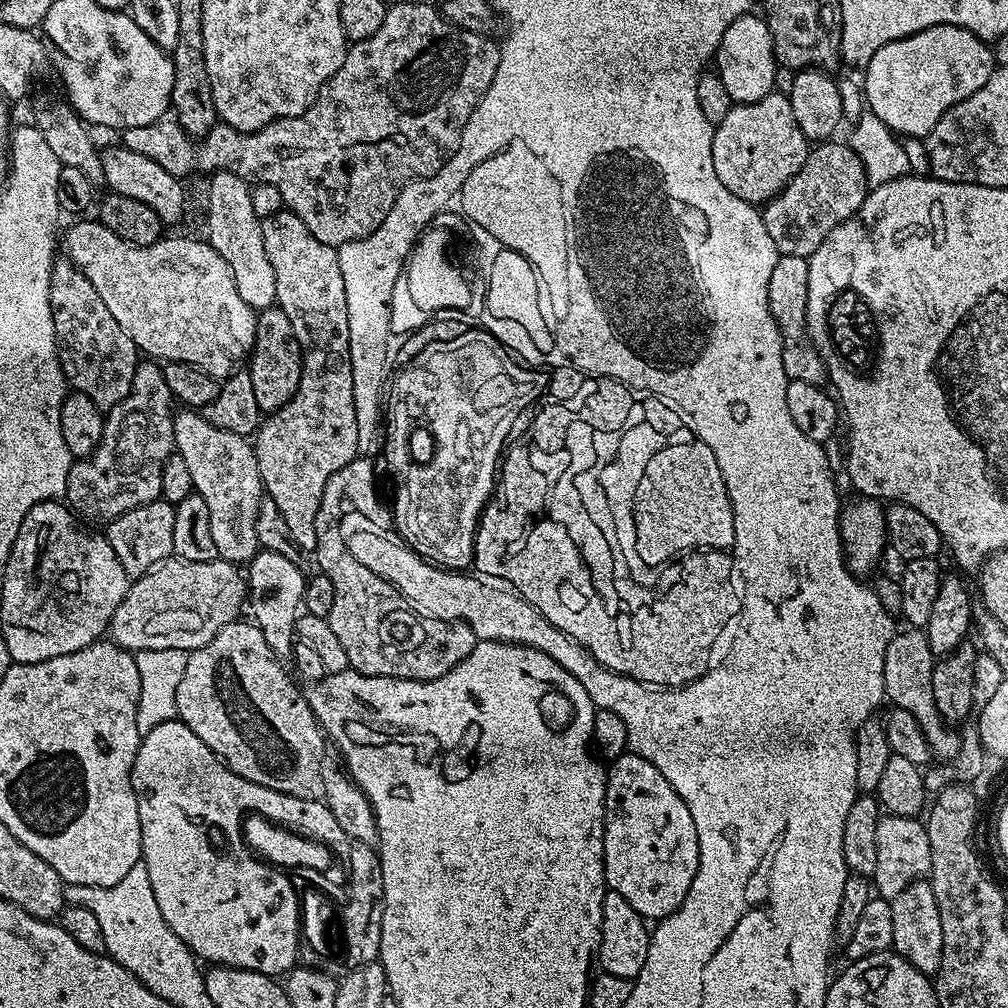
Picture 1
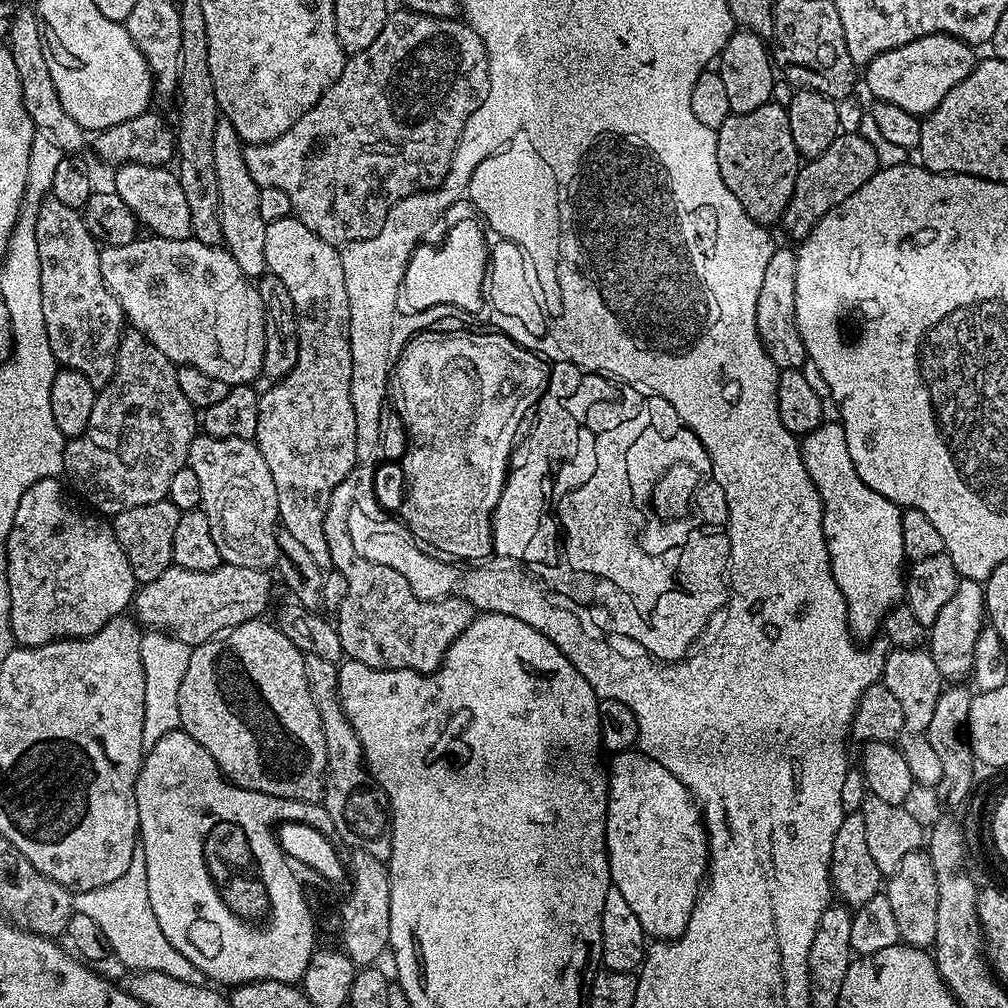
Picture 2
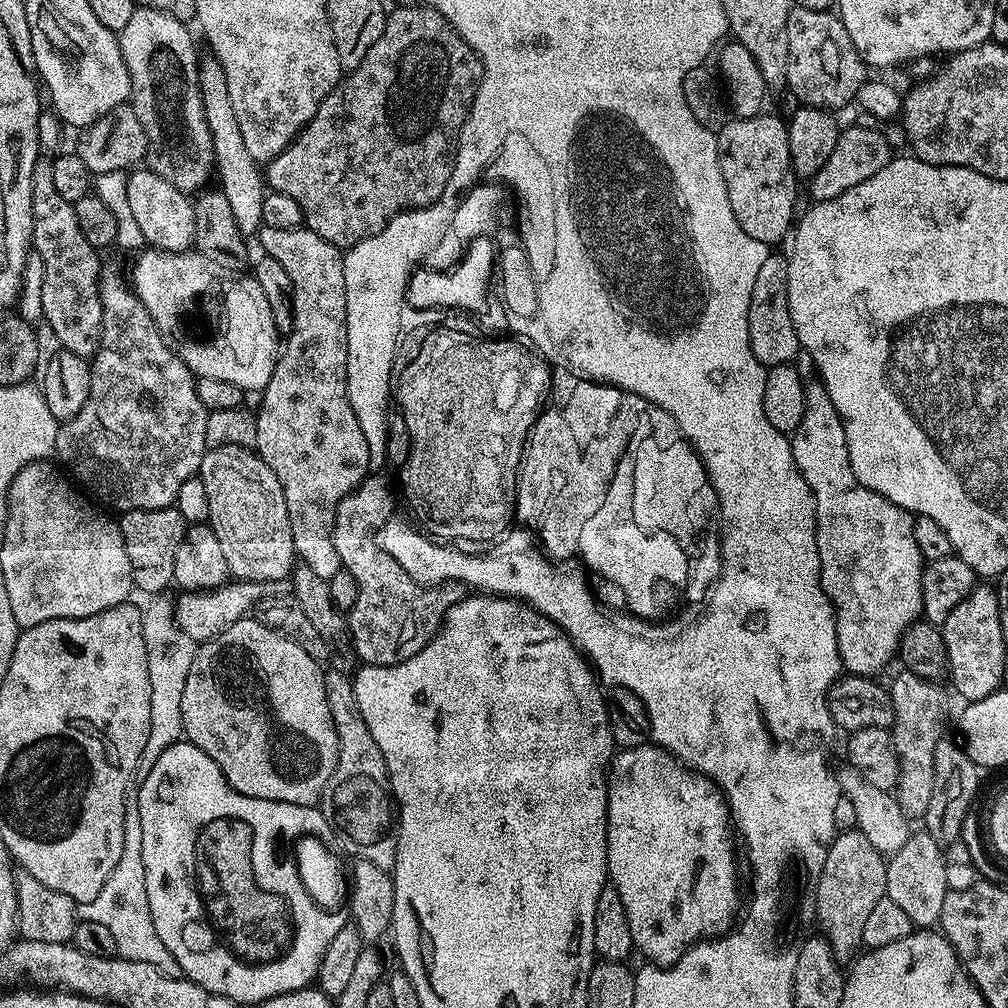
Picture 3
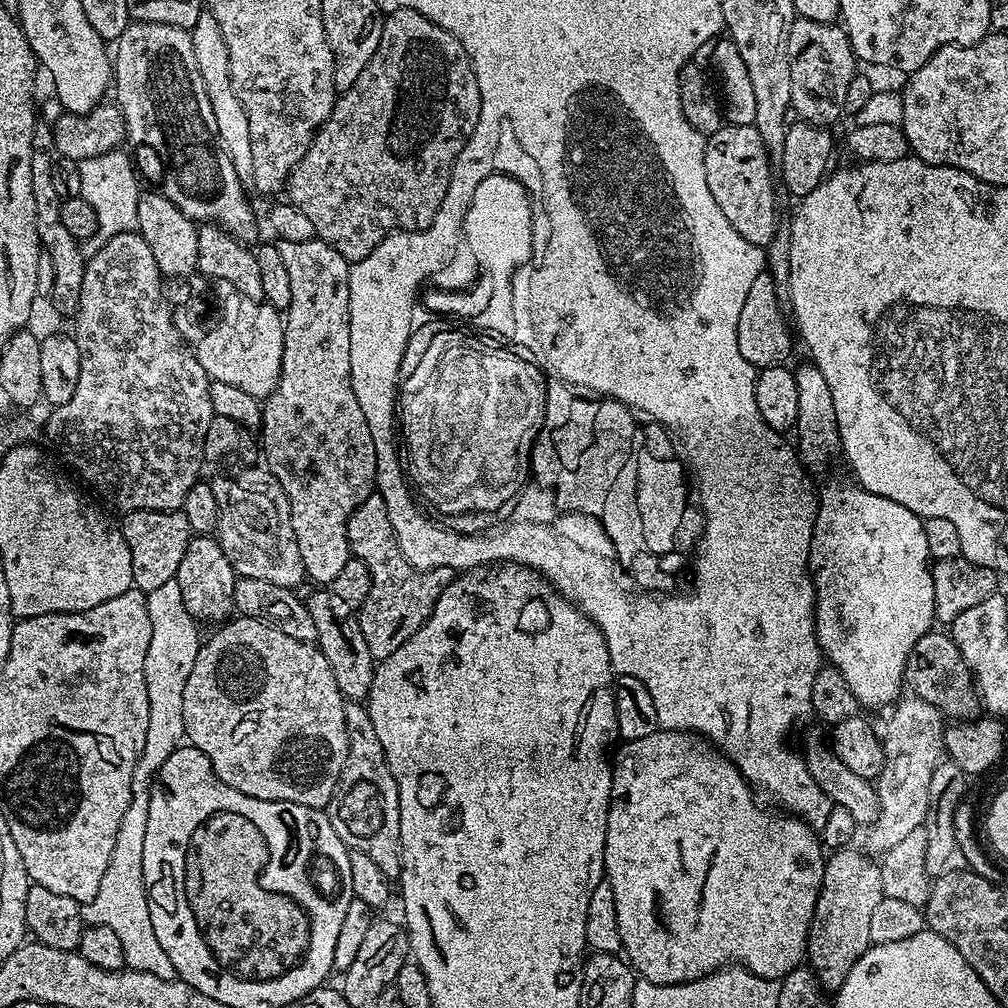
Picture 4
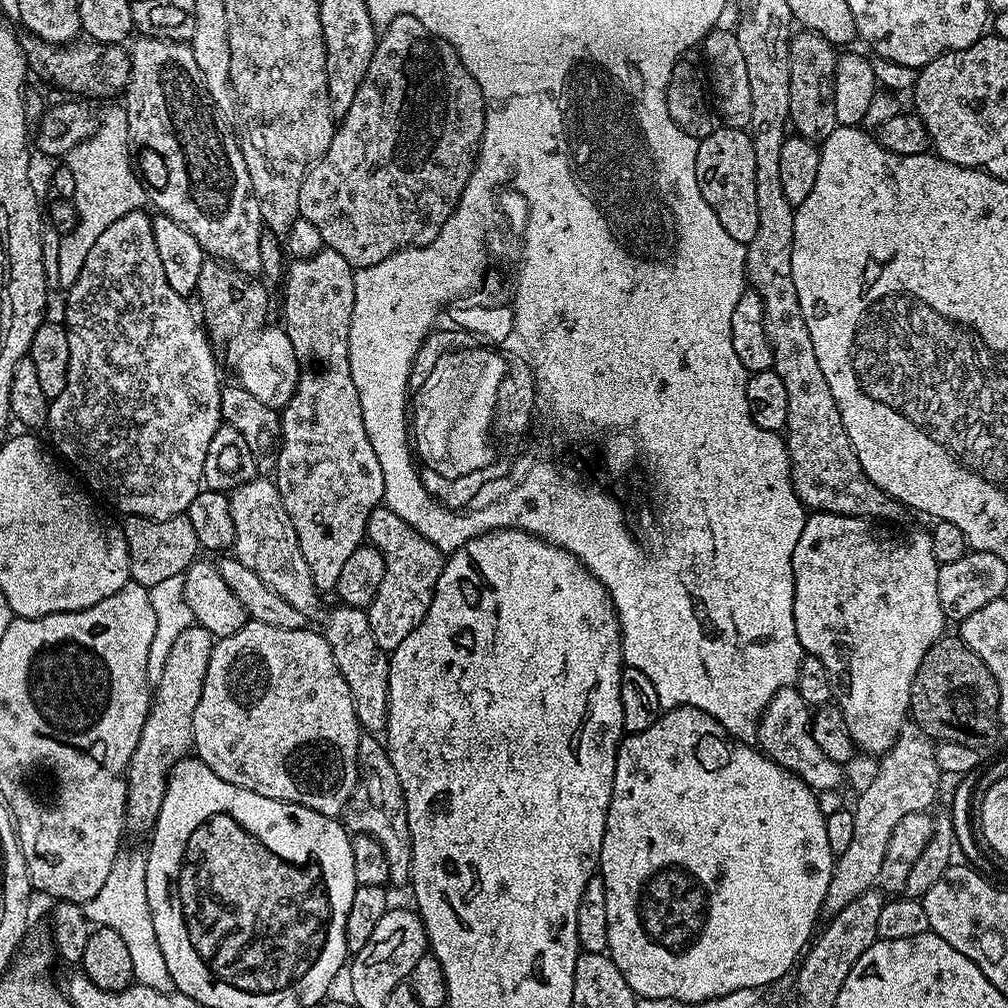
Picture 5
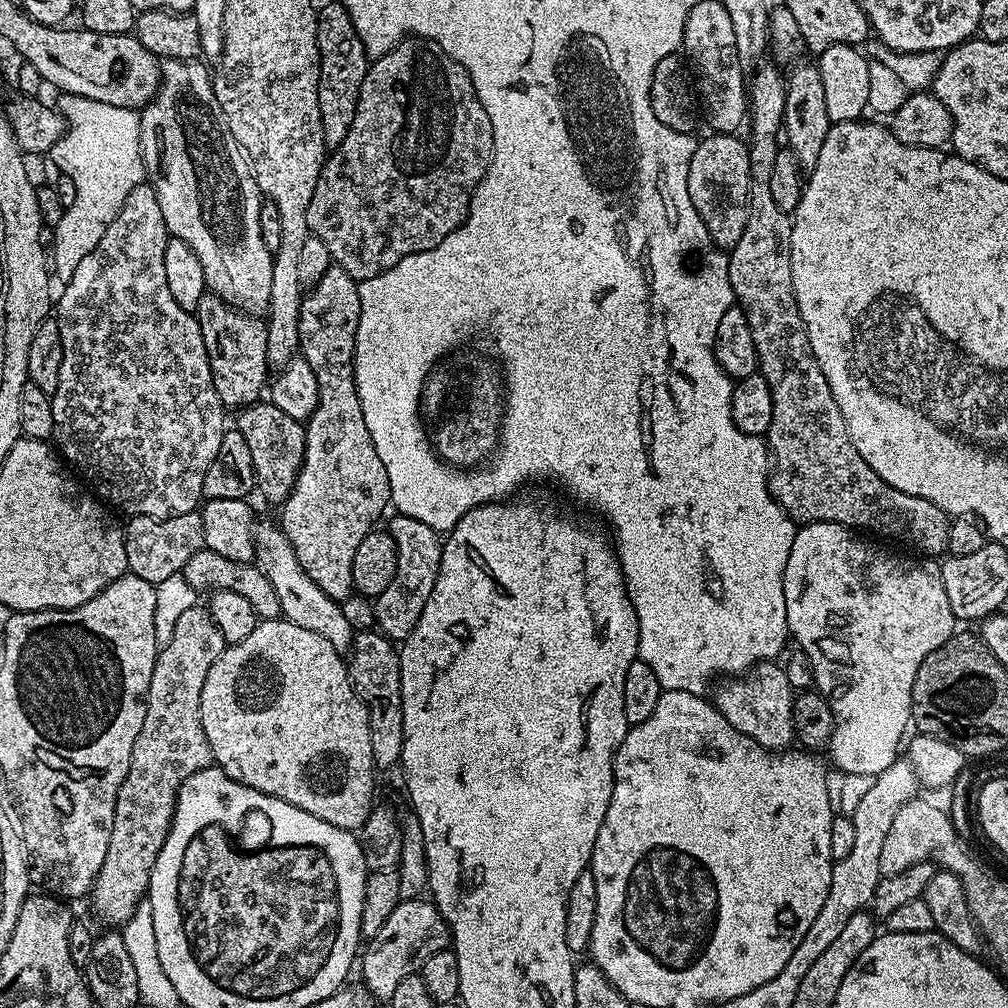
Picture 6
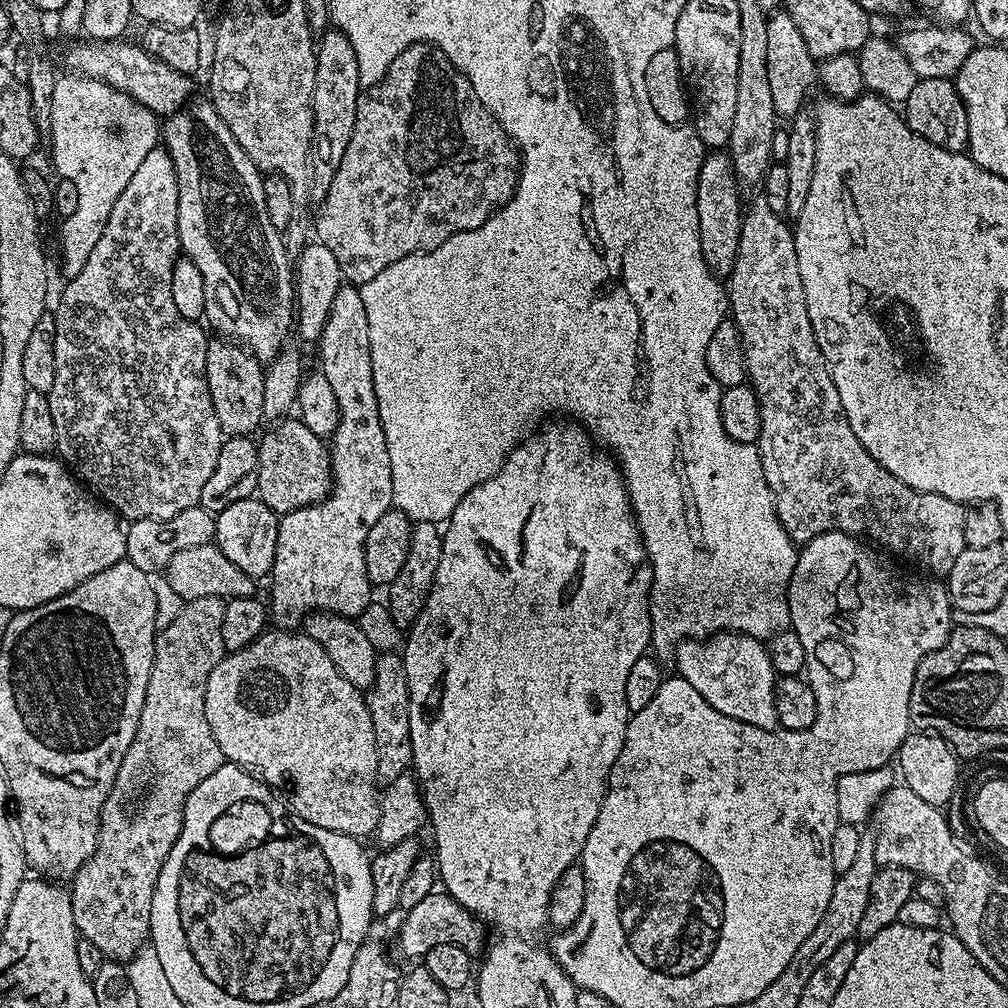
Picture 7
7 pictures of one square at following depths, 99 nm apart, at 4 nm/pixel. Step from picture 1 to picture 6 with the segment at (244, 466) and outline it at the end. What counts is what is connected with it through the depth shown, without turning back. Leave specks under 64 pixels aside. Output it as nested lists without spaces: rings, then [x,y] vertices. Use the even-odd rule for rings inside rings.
[[[261,519],[256,526],[256,559],[257,568],[266,578],[270,578],[270,586],[274,586],[274,594],[278,594],[280,615],[283,619],[294,622],[294,626],[302,626],[313,634],[322,634],[334,650],[341,654],[347,653],[352,646],[354,629],[340,609],[341,601],[331,600],[317,584],[313,582],[306,570],[298,562],[294,554],[294,546],[286,538],[279,523]]]

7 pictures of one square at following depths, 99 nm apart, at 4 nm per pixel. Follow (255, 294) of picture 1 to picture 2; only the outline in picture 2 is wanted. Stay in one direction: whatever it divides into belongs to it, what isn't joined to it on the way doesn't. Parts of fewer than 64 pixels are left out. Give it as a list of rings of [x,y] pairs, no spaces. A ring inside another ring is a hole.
[[[223,118],[217,119],[214,126],[214,171],[218,174],[218,218],[222,222],[222,244],[234,258],[234,262],[238,262],[238,270],[242,270],[242,274],[259,278],[266,272],[266,224],[258,211],[260,187],[256,185],[254,178],[250,178],[250,170],[246,170],[244,150],[245,145],[231,122]]]

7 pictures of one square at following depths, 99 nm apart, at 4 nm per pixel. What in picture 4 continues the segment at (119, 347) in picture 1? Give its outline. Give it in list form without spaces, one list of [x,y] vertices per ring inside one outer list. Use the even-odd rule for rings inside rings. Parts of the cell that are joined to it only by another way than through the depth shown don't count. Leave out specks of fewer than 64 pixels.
[[[37,119],[32,135],[32,153],[30,154],[30,186],[34,190],[34,222],[38,230],[38,238],[43,255],[52,267],[52,304],[60,312],[75,313],[82,294],[82,274],[86,263],[86,252],[83,252],[81,241],[74,238],[62,226],[62,206],[60,195],[54,191],[50,178],[50,166],[54,159],[54,138],[52,125]]]

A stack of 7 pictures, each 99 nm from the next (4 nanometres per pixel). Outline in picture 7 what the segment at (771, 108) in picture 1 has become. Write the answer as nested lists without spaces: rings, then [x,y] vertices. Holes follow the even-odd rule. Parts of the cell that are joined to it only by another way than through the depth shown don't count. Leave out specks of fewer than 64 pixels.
[[[724,150],[709,151],[696,179],[698,242],[702,246],[702,258],[706,266],[720,278],[727,278],[732,273],[734,258],[738,258],[738,246],[745,218],[742,204],[740,208],[740,191],[742,188],[732,169],[731,156]]]

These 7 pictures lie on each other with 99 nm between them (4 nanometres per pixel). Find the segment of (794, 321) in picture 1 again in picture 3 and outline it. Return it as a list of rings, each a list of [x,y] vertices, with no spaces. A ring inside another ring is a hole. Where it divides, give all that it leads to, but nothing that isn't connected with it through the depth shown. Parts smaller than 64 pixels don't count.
[[[770,254],[758,269],[754,291],[750,294],[748,329],[750,330],[750,350],[754,350],[754,358],[758,358],[758,362],[765,368],[770,369],[779,364],[792,364],[800,355],[802,349],[798,342],[798,334],[790,318],[787,255]]]

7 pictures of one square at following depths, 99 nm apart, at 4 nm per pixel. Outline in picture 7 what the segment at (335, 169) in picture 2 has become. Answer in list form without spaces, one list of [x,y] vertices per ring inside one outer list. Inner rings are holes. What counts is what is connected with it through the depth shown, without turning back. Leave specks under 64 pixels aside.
[[[412,44],[386,70],[386,74],[378,83],[365,87],[358,98],[358,110],[354,122],[354,134],[350,134],[350,142],[346,142],[346,154],[342,154],[342,162],[338,162],[338,170],[334,174],[334,182],[330,182],[330,190],[326,198],[319,201],[320,213],[316,216],[315,239],[326,246],[338,258],[340,275],[349,285],[359,286],[370,282],[377,274],[382,274],[386,266],[394,266],[408,255],[416,252],[433,252],[442,242],[446,242],[454,234],[469,232],[481,228],[488,221],[488,217],[507,202],[516,193],[516,184],[520,180],[520,153],[506,130],[482,106],[478,94],[470,86],[466,76],[456,69],[448,55],[438,50],[432,44]]]

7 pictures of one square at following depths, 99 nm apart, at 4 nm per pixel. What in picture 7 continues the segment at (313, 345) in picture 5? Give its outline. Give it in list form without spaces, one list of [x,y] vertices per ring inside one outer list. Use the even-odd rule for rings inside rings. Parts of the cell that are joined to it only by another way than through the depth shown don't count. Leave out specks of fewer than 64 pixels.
[[[342,286],[338,294],[334,294],[334,306],[330,306],[330,318],[326,318],[326,326],[320,335],[318,345],[320,351],[319,371],[324,373],[326,382],[330,382],[331,388],[334,389],[334,398],[338,398],[340,407],[340,417],[335,434],[330,437],[330,455],[332,458],[332,490],[328,493],[326,500],[319,500],[317,504],[311,504],[305,508],[299,508],[293,512],[283,513],[279,517],[280,525],[278,526],[278,546],[274,550],[274,566],[270,573],[272,580],[272,604],[270,600],[270,620],[277,629],[296,630],[303,625],[306,617],[313,612],[333,612],[339,616],[357,618],[363,614],[369,603],[374,600],[374,585],[366,574],[366,534],[370,534],[370,526],[382,518],[389,508],[393,507],[392,491],[394,482],[390,474],[390,450],[386,450],[386,434],[382,430],[382,418],[378,414],[378,400],[374,394],[374,378],[372,377],[372,363],[370,362],[370,322],[366,319],[366,306],[362,306],[362,294],[359,287]]]

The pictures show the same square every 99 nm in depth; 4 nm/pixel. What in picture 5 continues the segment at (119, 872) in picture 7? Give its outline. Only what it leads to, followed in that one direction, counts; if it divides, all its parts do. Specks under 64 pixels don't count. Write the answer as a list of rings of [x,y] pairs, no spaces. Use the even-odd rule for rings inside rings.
[[[202,627],[182,630],[170,650],[166,666],[162,668],[162,678],[154,686],[154,701],[148,705],[148,717],[126,773],[128,797],[124,815],[131,831],[133,828],[136,832],[151,833],[158,810],[162,810],[170,770],[193,751],[194,710],[202,696],[202,682],[206,680],[206,666],[210,664],[213,643],[214,637]]]

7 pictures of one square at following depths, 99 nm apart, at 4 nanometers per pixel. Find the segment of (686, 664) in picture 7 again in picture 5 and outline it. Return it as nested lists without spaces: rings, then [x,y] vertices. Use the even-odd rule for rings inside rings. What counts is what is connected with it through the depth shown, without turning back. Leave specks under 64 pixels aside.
[[[795,686],[780,688],[776,697],[766,706],[764,715],[760,717],[755,741],[760,751],[775,764],[780,764],[787,772],[793,772],[800,777],[813,792],[823,794],[834,791],[843,782],[845,769],[836,764],[834,758],[826,758],[826,754],[818,750],[818,742],[814,742],[812,733],[813,715],[813,709],[808,707]]]

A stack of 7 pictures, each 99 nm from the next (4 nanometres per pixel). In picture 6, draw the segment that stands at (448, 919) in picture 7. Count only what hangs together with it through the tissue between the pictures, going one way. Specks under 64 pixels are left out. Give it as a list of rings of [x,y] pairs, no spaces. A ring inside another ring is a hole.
[[[431,899],[401,900],[398,906],[394,906],[390,918],[386,918],[382,930],[378,930],[373,940],[367,941],[359,957],[358,972],[360,968],[361,974],[364,975],[362,983],[377,1001],[391,1001],[402,978],[417,975],[430,954],[438,954],[438,950],[449,947],[449,944],[448,924]]]

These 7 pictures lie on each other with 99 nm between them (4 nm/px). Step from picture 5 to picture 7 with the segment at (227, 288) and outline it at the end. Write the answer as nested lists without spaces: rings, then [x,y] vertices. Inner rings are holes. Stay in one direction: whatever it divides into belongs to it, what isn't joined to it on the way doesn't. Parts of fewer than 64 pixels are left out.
[[[227,338],[209,339],[204,373],[214,414],[218,414],[218,426],[225,437],[252,436],[255,428],[262,424],[264,420],[262,390],[265,371],[265,365],[247,348]]]

